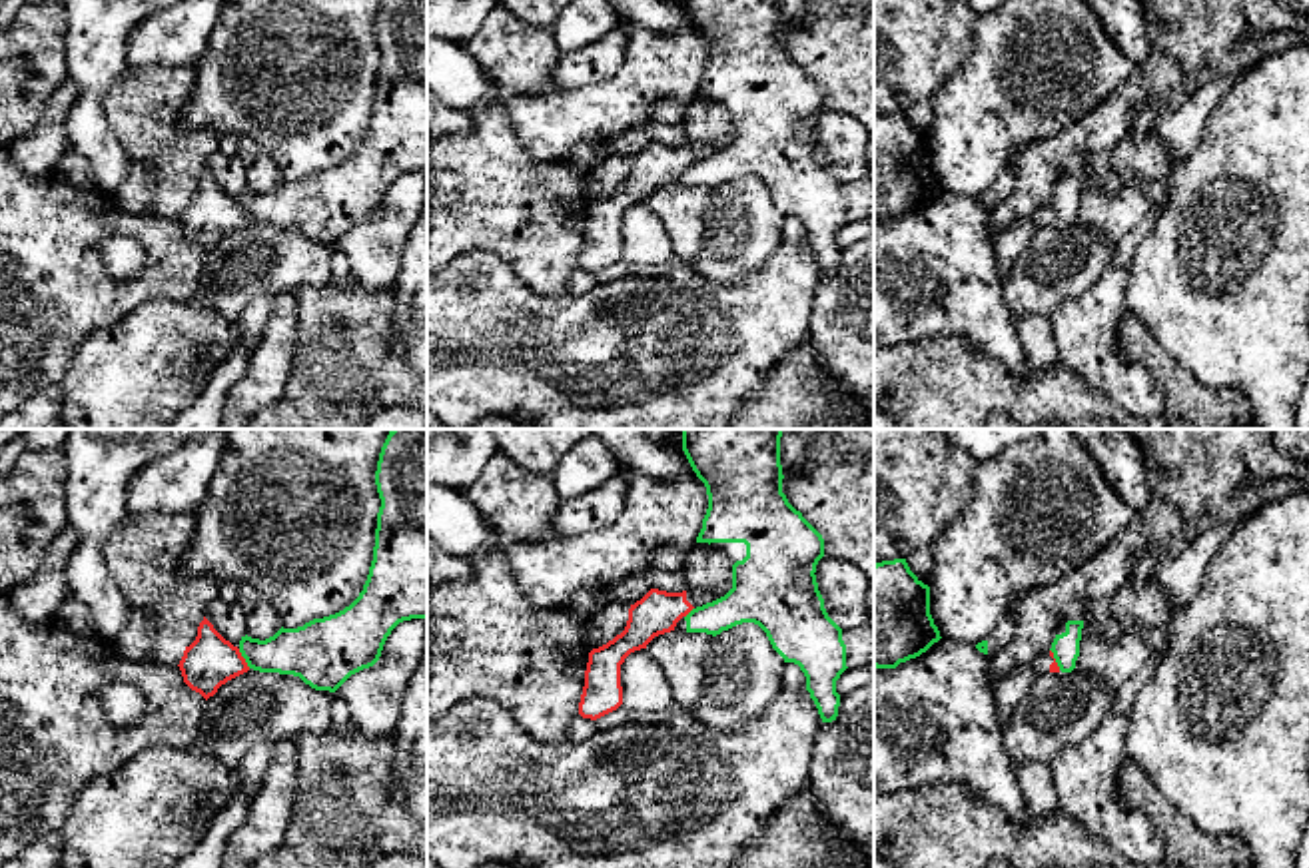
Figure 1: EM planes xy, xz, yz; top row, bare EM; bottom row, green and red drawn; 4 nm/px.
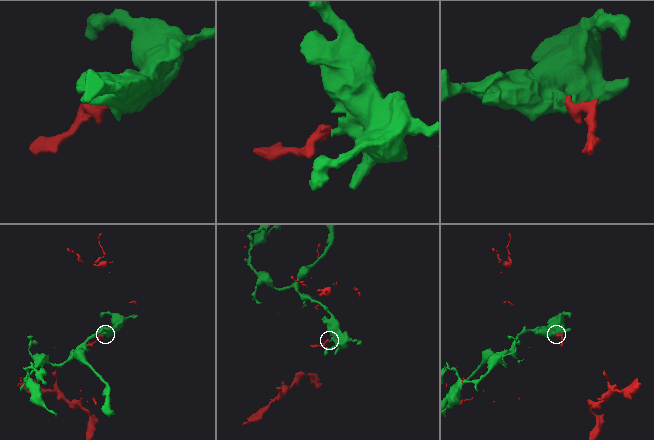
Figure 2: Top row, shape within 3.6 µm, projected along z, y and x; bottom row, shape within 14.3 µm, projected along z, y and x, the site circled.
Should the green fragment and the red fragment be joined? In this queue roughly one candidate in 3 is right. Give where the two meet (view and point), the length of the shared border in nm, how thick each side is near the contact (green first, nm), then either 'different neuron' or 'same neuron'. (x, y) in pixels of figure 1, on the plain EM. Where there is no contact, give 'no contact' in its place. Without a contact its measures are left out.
xy (244, 210) | 90 nm | 200/220 nm | different neuron

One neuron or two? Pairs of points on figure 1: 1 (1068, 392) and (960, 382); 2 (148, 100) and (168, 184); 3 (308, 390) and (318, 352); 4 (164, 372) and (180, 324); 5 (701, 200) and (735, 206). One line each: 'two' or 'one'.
1: one
2: one
3: one
4: one
5: two

